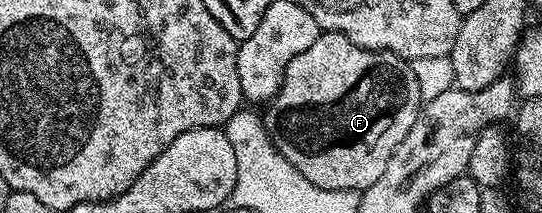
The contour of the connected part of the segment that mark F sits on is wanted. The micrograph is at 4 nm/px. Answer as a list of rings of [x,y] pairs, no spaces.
[[[322,30],[321,36],[308,48],[299,53],[299,57],[294,57],[291,65],[287,65],[287,73],[283,73],[283,85],[279,89],[276,97],[269,100],[263,111],[265,120],[265,129],[269,133],[270,139],[291,165],[311,181],[311,185],[319,185],[319,189],[331,189],[332,191],[365,191],[371,185],[375,185],[375,180],[383,174],[383,169],[387,169],[387,161],[391,161],[391,153],[411,133],[411,125],[415,125],[415,117],[420,113],[423,106],[423,100],[419,93],[419,81],[415,81],[413,64],[410,60],[401,59],[395,53],[390,51],[372,51],[363,49],[355,45],[343,34],[342,31]]]

